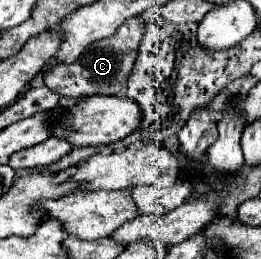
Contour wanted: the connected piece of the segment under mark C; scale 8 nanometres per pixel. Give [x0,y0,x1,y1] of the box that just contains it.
[45,17,145,97]

